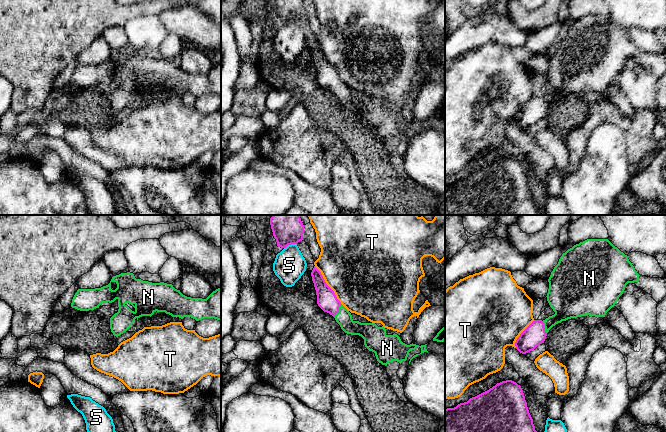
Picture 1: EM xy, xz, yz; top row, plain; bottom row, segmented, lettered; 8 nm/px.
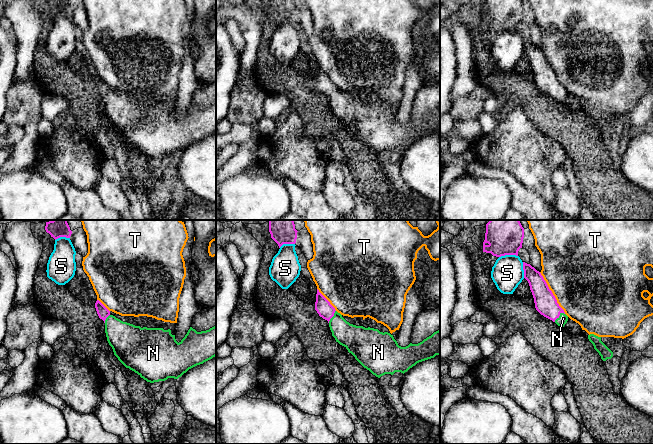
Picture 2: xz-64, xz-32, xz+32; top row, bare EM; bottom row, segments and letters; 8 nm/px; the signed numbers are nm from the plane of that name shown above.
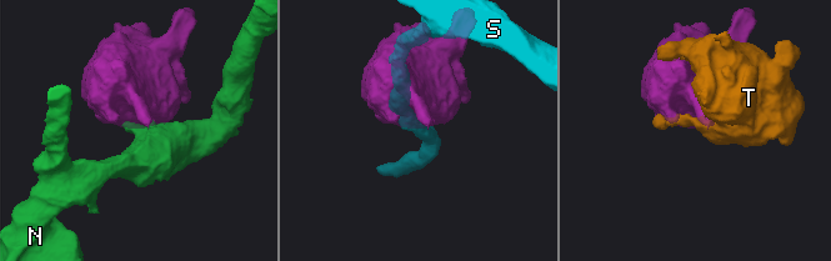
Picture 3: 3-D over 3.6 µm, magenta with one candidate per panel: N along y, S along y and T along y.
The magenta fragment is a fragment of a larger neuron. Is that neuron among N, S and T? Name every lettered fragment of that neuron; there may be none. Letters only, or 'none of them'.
N

